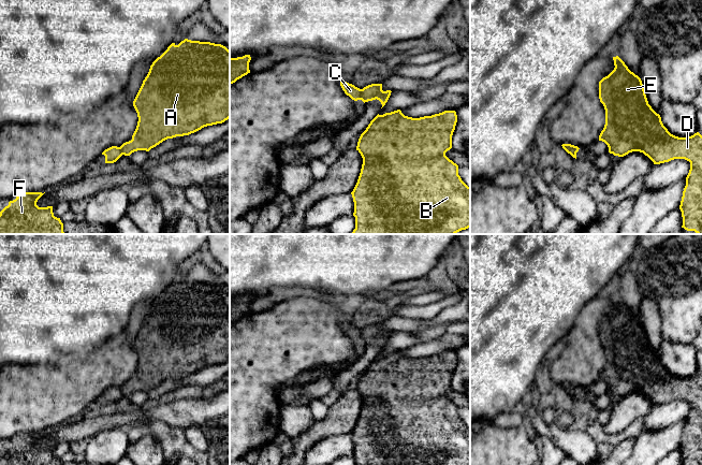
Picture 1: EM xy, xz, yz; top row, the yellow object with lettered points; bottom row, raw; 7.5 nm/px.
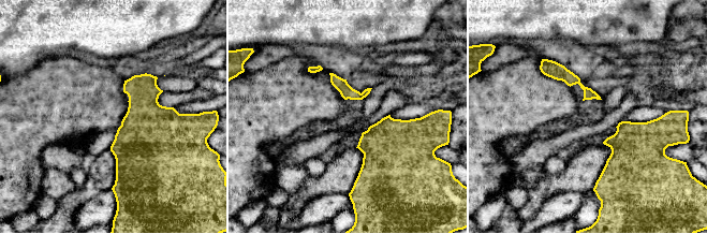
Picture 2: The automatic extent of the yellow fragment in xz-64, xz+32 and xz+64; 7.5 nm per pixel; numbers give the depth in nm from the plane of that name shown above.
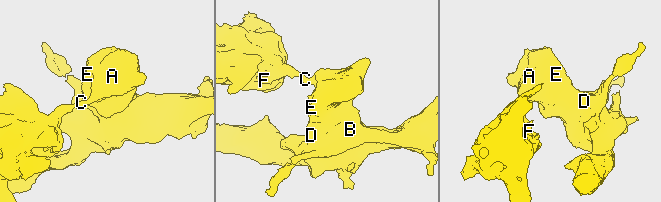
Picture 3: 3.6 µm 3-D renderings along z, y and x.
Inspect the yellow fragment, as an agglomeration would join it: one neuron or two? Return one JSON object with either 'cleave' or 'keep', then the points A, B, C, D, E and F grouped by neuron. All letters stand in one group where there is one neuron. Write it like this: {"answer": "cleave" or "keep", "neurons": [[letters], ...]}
{"answer": "cleave", "neurons": [["A", "B", "D", "E"], ["C", "F"]]}

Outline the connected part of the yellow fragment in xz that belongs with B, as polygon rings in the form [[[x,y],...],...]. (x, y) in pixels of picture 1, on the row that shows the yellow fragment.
[[[400,110],[377,115],[361,134],[356,150],[363,158],[357,183],[351,192],[354,202],[355,229],[351,234],[456,234],[470,228],[470,187],[458,175],[458,165],[450,160],[445,152],[452,148],[452,135],[457,122],[455,111],[444,111],[432,116],[412,118],[405,116]]]

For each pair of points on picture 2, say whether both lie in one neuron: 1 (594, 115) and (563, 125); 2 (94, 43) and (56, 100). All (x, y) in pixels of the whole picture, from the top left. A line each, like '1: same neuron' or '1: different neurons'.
1: same neuron
2: different neurons

